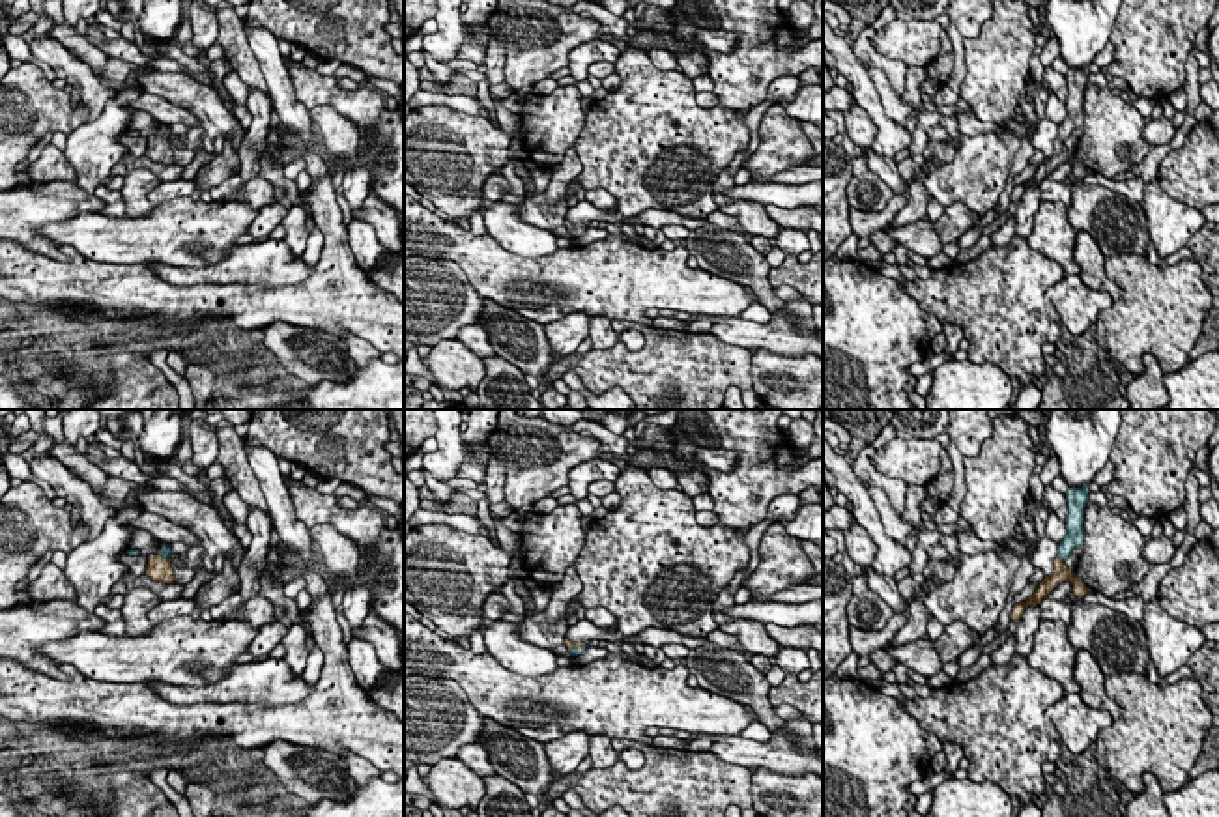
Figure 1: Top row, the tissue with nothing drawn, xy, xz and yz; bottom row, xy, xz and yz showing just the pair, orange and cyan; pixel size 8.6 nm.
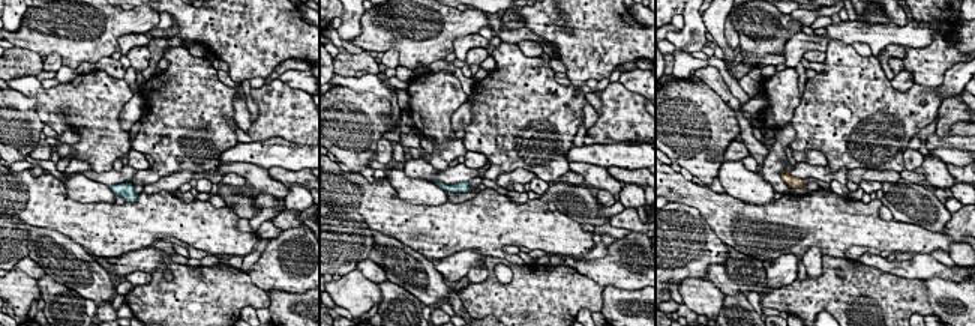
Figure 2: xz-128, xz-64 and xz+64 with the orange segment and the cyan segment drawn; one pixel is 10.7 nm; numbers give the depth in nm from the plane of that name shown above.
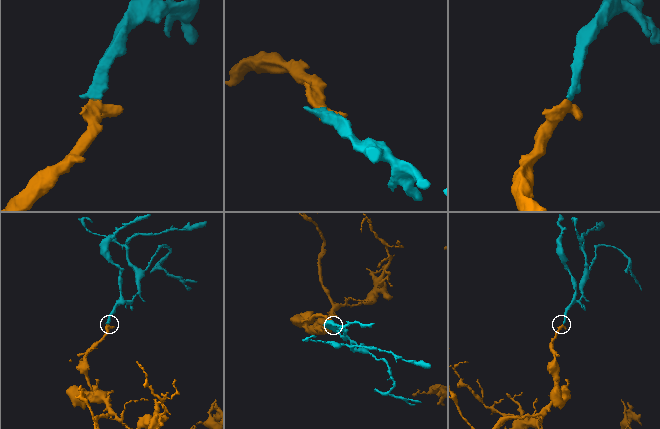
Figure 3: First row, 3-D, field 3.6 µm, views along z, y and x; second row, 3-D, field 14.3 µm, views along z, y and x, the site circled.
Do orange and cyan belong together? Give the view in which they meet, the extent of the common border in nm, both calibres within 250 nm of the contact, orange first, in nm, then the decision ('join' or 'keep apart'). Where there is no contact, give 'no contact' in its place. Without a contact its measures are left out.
meets orange in yz; contact 70 nm long; 140 nm thick on the orange side, 160 nm on the other; join

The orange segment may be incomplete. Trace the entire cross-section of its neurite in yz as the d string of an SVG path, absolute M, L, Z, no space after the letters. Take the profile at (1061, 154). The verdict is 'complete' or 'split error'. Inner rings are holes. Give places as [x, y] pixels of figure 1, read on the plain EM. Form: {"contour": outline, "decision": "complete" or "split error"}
{"contour": "M1083 65L1081 69L1068 69L1066 82L1068 82L1068 101L1066 101L1066 118L1058 125L1058 138L1054 142L1054 151L1051 157L1045 157L1045 161L1038 166L1034 176L1021 185L1013 187L1011 202L1019 202L1023 198L1023 193L1028 187L1041 185L1043 179L1049 178L1049 174L1062 163L1071 163L1073 176L1079 179L1084 179L1088 168L1071 153L1064 140L1071 136L1071 131L1077 127L1083 127L1083 101L1084 101L1084 88L1088 84L1088 67Z", "decision": "split error"}

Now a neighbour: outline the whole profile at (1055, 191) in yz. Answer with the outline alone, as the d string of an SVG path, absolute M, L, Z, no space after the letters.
M1043 179L1041 181L1041 202L1062 202L1064 206L1071 206L1071 189L1066 185L1066 181L1053 181L1053 179Z

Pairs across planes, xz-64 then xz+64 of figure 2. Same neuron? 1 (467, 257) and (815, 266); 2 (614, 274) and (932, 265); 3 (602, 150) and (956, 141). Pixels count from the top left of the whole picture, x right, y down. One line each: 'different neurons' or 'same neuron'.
1: different neurons
2: same neuron
3: different neurons

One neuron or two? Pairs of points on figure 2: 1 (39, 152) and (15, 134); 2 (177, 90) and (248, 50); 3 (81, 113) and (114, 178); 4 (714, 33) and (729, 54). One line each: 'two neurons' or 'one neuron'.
1: two neurons
2: two neurons
3: two neurons
4: one neuron

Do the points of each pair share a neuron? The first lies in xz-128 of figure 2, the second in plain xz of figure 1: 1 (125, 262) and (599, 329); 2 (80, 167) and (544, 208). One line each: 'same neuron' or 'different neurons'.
1: different neurons
2: same neuron

